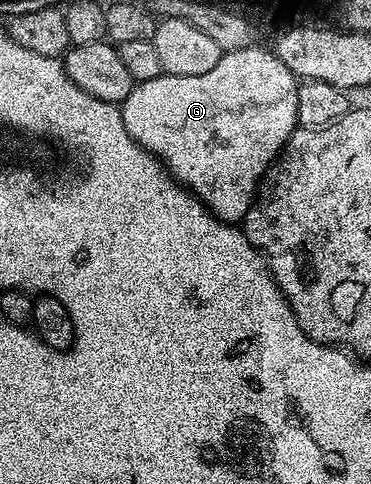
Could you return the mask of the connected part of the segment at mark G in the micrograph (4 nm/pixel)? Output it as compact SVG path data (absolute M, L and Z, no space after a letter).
M246 46L234 52L222 54L217 66L212 67L207 74L199 74L198 77L177 77L162 74L142 84L134 83L131 94L127 94L127 98L119 106L123 126L127 126L127 134L131 134L135 143L156 156L171 173L173 179L179 182L180 187L188 188L214 216L218 216L220 220L231 225L244 221L247 210L253 204L254 196L257 195L257 186L261 183L261 177L265 175L269 165L276 160L278 152L284 148L285 143L289 141L289 135L299 124L296 108L298 77L294 76L291 70L287 70L287 66L283 66L283 62L279 62L279 58L268 47L257 47Z

